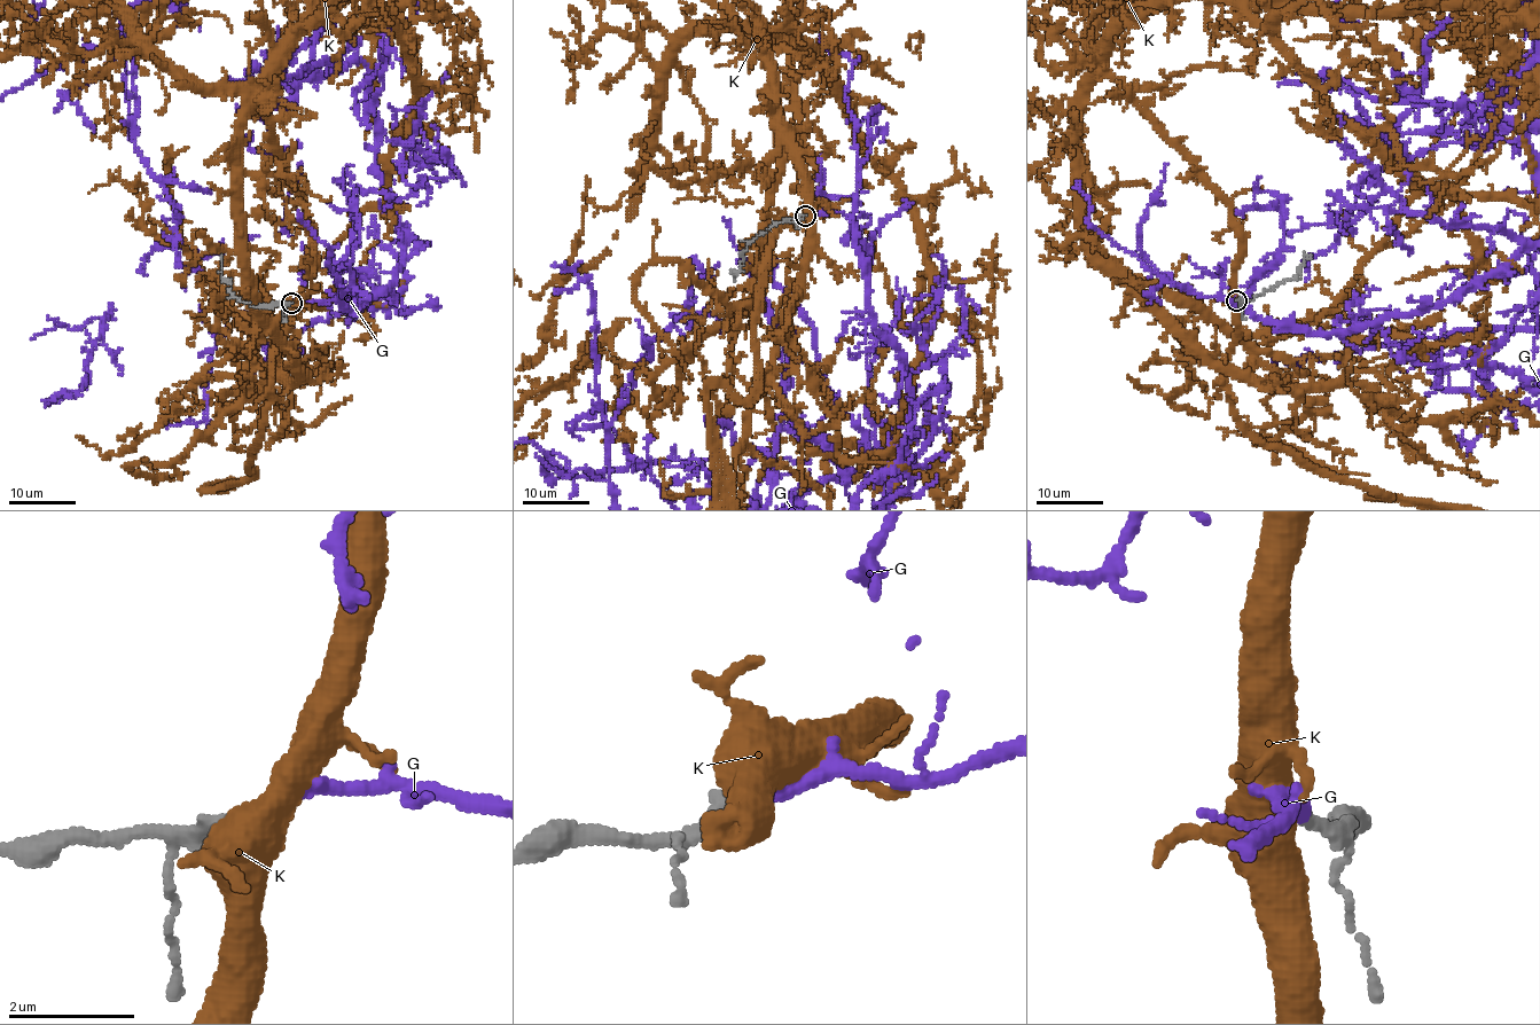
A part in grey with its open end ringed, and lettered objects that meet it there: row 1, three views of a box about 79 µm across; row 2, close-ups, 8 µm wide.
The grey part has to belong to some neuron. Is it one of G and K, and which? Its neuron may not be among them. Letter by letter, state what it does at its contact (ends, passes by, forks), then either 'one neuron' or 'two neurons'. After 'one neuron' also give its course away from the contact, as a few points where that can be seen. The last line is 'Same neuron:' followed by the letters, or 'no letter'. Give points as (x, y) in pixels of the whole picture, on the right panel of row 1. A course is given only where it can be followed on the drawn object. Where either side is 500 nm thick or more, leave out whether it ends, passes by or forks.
G: it ends there; one neuron
K: two neurons
Same neuron: G

